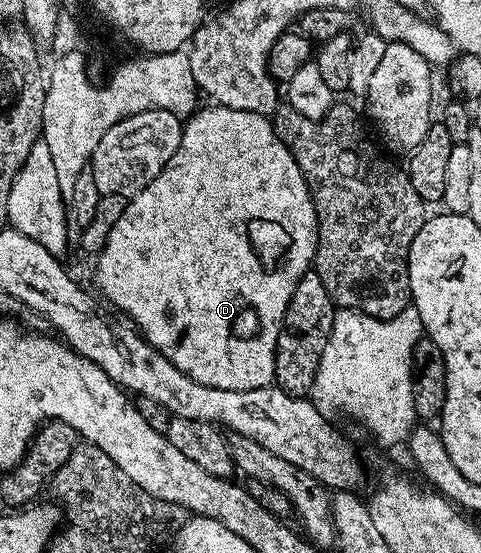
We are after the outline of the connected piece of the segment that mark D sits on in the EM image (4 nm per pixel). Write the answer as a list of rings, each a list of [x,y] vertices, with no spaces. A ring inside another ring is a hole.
[[[220,106],[198,107],[192,116],[184,121],[181,130],[181,141],[179,142],[179,150],[175,150],[175,154],[171,154],[169,161],[165,163],[165,169],[153,179],[146,188],[139,194],[135,194],[129,201],[123,214],[119,220],[111,226],[107,234],[106,242],[101,250],[96,253],[97,259],[97,284],[105,291],[105,296],[118,308],[135,325],[138,333],[145,341],[153,347],[159,354],[166,356],[171,363],[176,366],[183,374],[187,374],[197,384],[203,386],[215,386],[219,390],[251,390],[252,388],[268,388],[274,383],[275,377],[275,358],[277,357],[277,339],[281,333],[281,323],[285,317],[287,306],[291,302],[291,298],[295,294],[295,286],[299,282],[299,278],[303,278],[303,274],[310,271],[313,258],[317,254],[317,215],[315,214],[315,206],[313,205],[313,195],[309,192],[307,182],[303,178],[303,174],[299,170],[299,166],[295,162],[295,158],[291,154],[291,150],[287,150],[287,146],[279,138],[279,134],[275,134],[272,119],[268,116],[260,116],[254,112],[247,110],[235,110],[234,108],[223,108]]]

